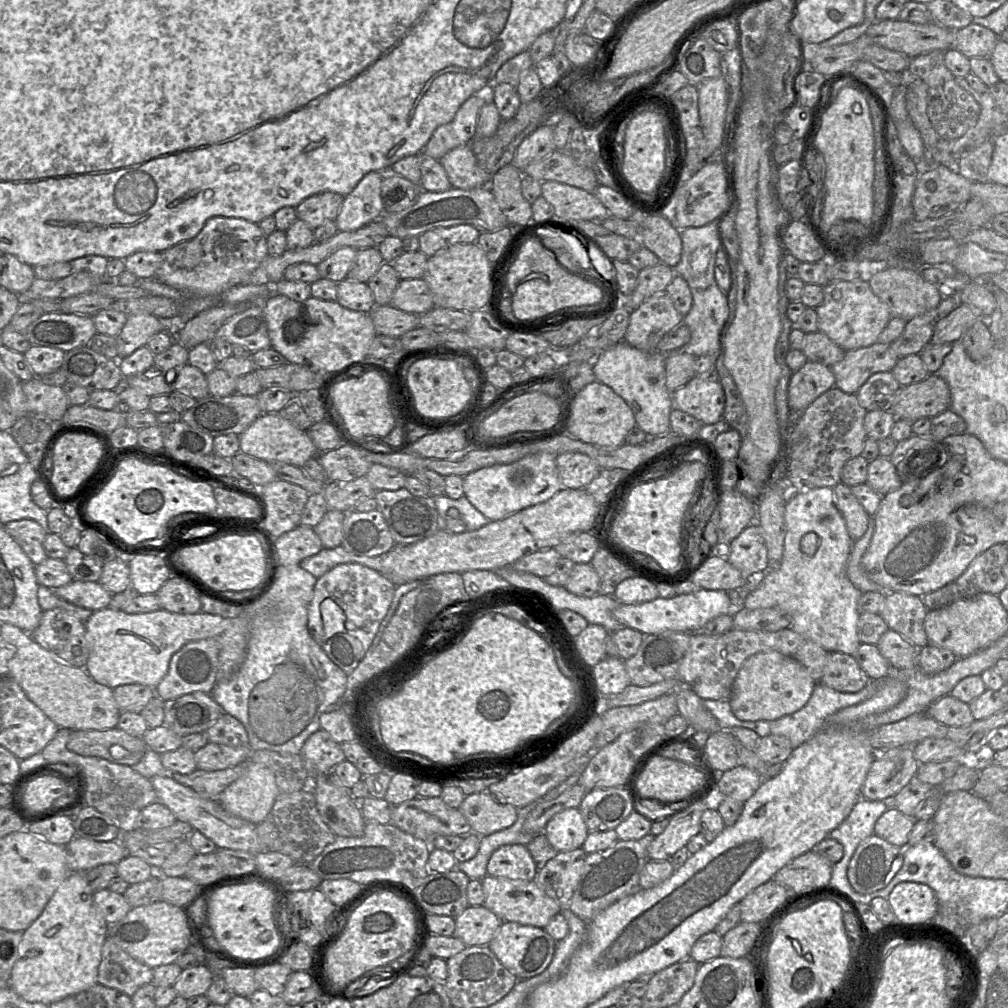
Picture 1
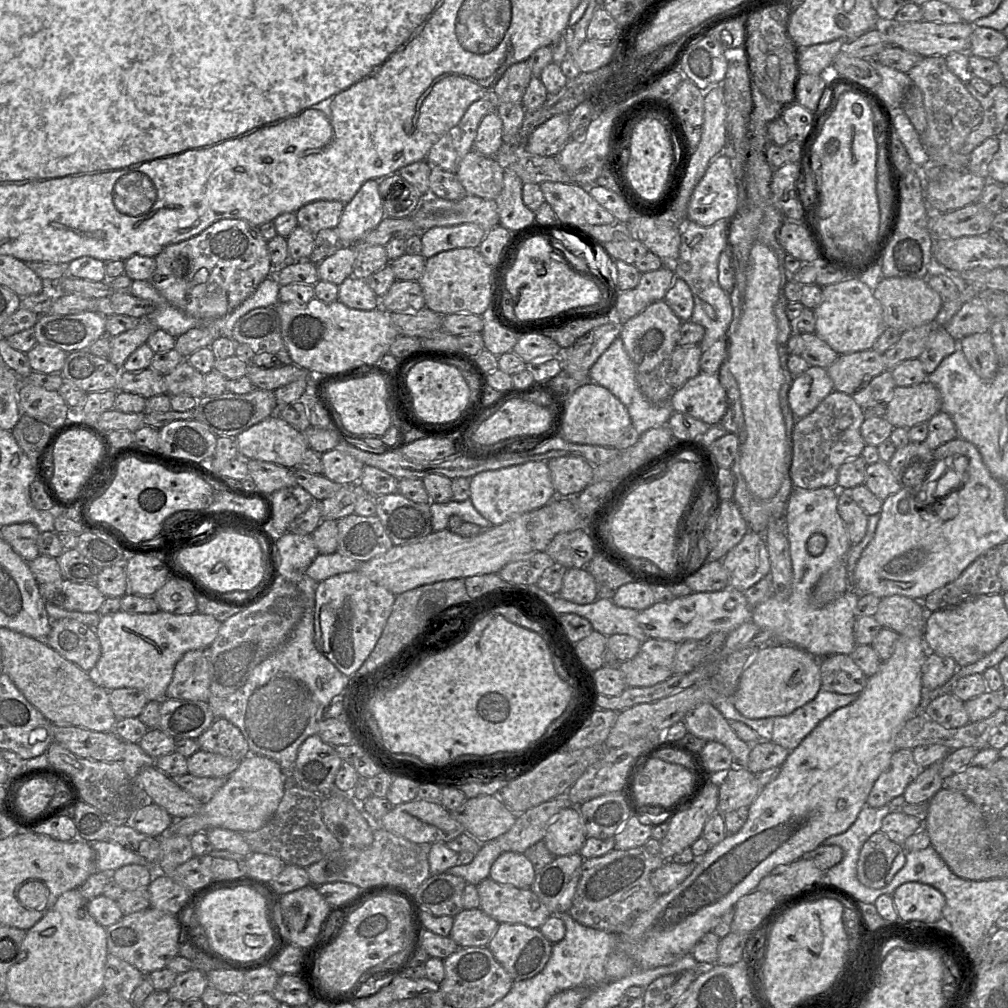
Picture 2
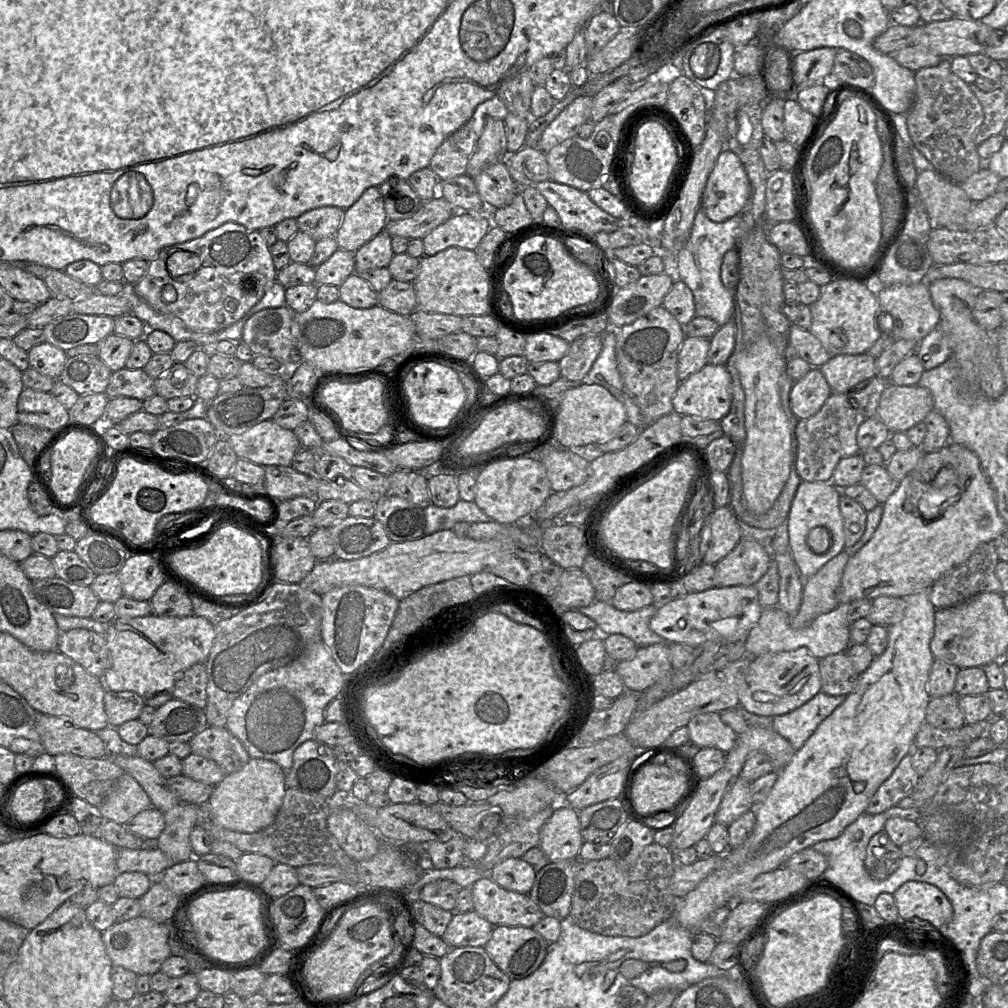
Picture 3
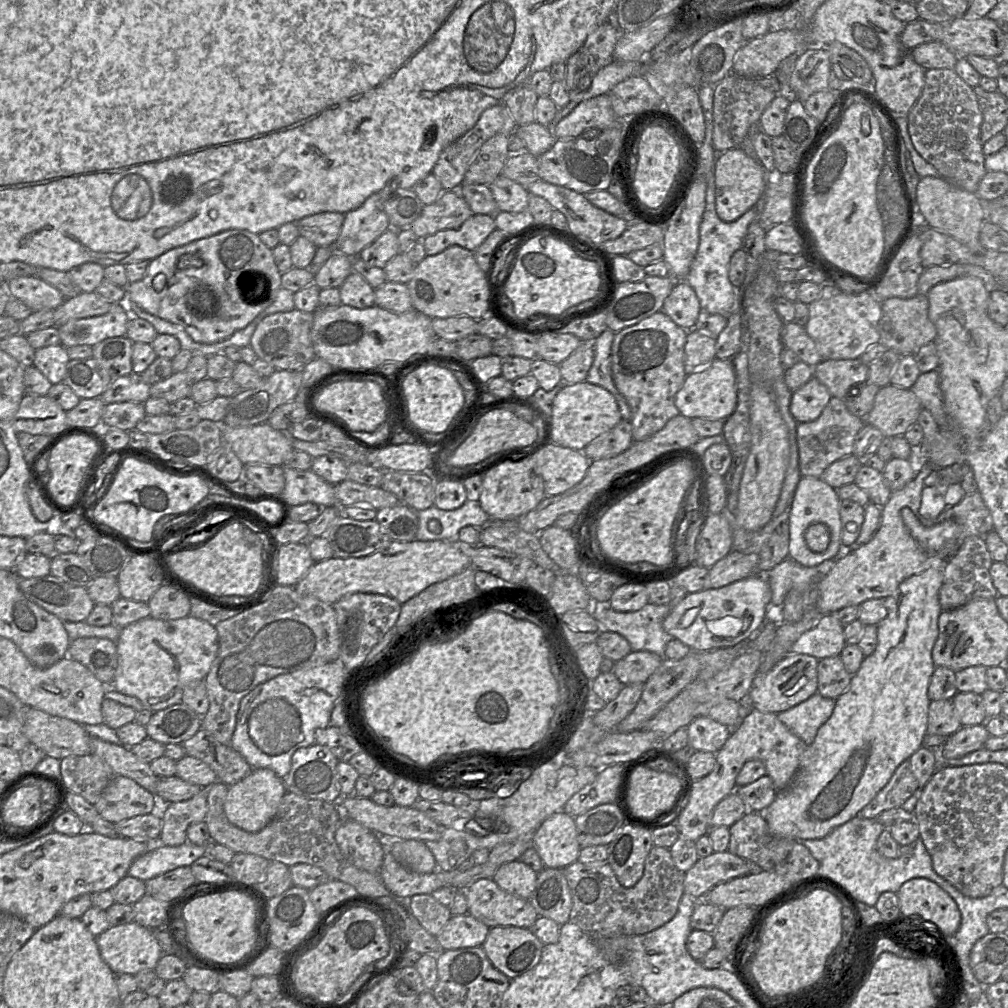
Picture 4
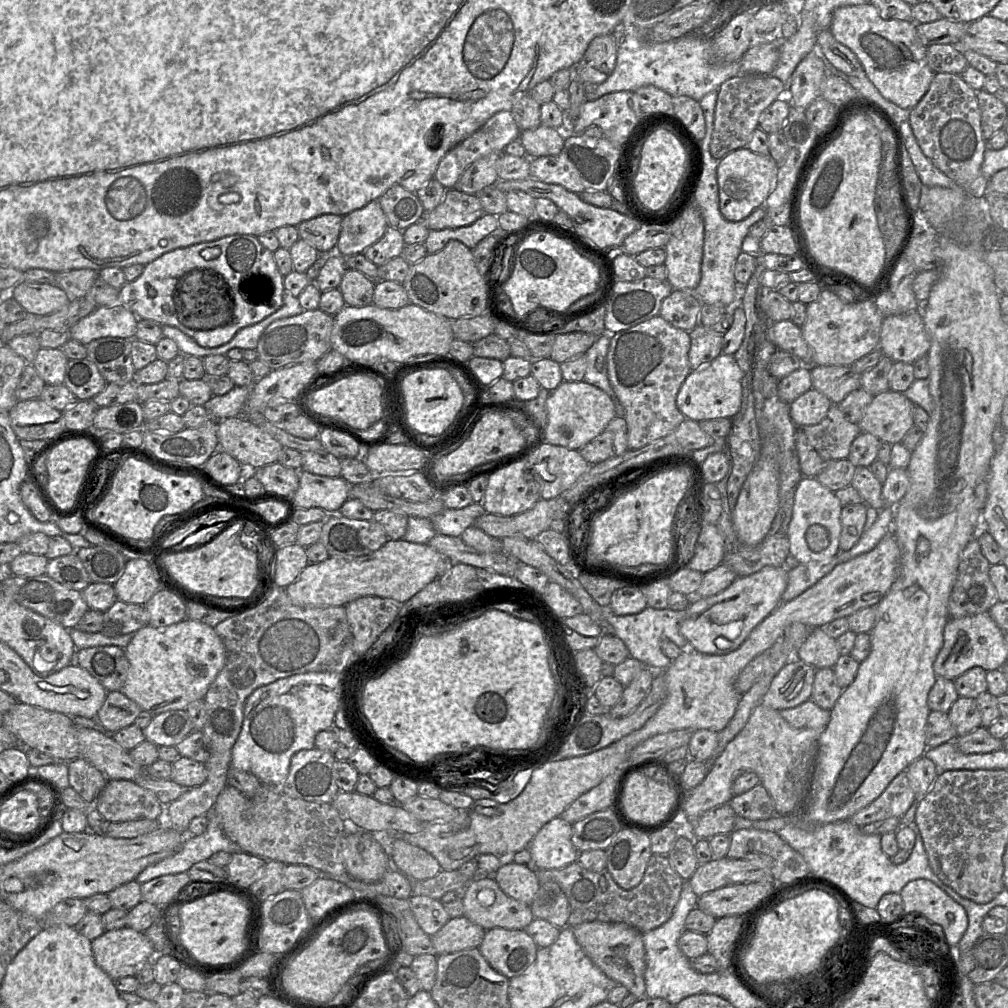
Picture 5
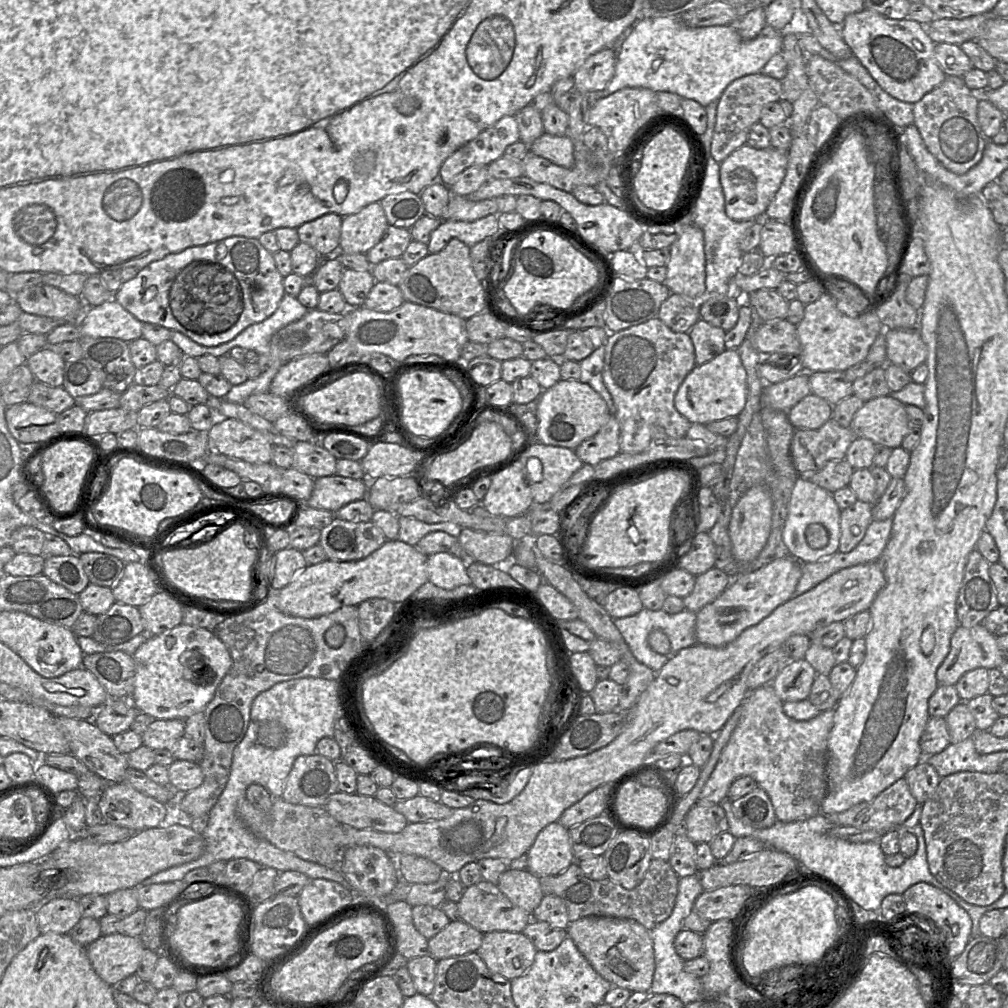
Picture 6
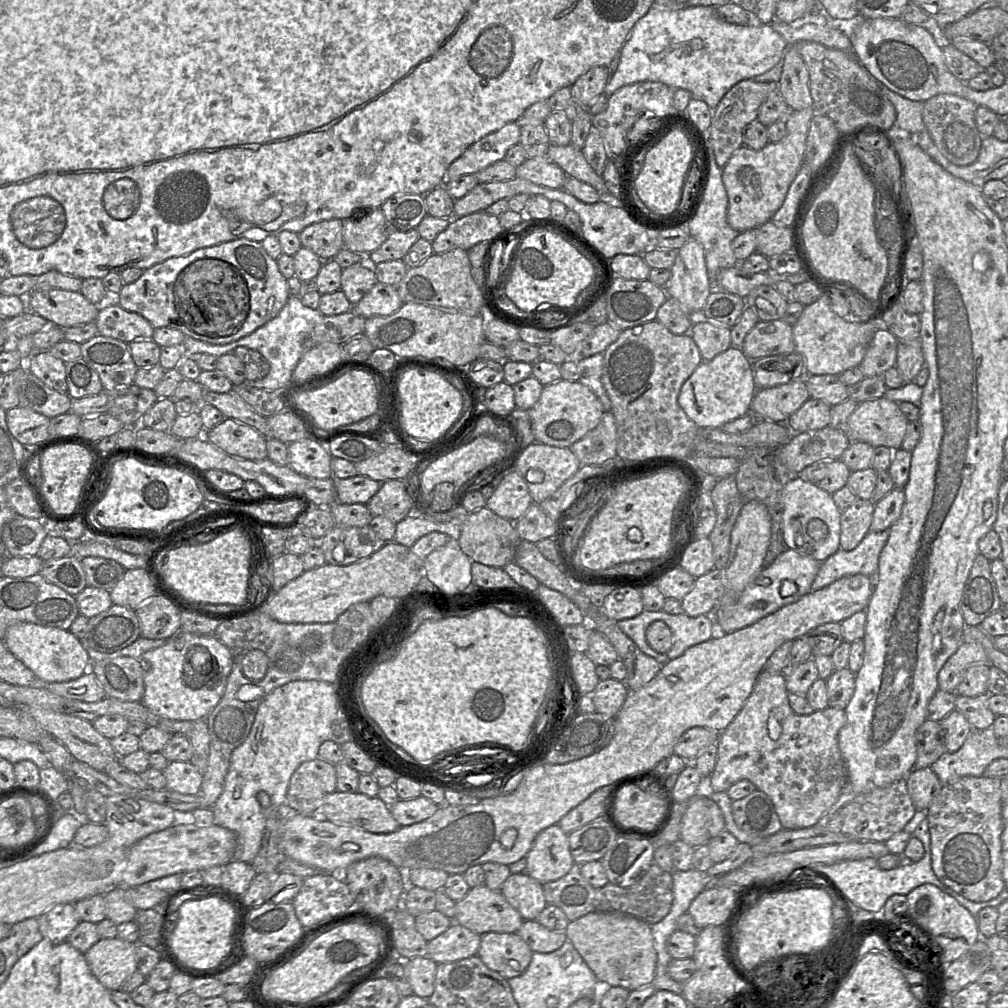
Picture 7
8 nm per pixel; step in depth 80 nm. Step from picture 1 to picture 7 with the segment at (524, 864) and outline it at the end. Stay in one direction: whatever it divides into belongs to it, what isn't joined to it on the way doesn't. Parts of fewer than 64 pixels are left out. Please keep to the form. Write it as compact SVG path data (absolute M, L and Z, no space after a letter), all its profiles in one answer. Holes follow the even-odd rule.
M526 873L510 874L502 884L500 892L524 920L537 920L548 905L543 885Z

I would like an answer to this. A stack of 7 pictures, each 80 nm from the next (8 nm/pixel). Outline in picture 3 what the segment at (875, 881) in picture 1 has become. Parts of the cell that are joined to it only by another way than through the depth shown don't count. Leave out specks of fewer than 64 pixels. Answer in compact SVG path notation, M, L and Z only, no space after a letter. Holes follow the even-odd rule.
M882 830L869 841L864 865L872 879L882 881L898 868L902 857L901 848Z

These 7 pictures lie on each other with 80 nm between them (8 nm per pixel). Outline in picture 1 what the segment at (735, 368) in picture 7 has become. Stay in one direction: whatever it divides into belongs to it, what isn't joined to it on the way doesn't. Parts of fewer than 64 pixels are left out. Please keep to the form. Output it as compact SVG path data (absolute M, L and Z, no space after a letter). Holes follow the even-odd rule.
M714 373L713 376L696 375L673 392L673 402L676 408L706 425L715 424L723 418L726 398Z

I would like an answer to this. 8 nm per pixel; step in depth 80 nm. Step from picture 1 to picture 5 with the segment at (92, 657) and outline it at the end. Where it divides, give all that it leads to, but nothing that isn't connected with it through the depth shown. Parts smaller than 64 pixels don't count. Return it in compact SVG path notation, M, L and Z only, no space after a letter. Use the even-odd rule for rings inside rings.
M190 619L163 627L146 625L134 633L124 651L129 662L129 670L121 691L152 716L169 710L186 710L190 702L204 699L209 686L223 668L226 660L224 644L215 629L205 623Z

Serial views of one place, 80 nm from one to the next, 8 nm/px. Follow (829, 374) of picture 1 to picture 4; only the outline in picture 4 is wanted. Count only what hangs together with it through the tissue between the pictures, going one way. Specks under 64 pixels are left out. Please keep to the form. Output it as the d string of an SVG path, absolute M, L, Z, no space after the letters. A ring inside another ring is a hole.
M812 377L792 393L790 413L798 423L812 422L821 415L831 397L826 386Z

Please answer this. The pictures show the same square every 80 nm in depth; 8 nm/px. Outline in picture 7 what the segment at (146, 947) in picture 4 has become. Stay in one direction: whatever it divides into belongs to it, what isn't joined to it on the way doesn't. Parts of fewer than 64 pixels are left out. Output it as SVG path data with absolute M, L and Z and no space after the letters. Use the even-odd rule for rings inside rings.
M118 937L101 938L84 956L97 980L109 991L121 991L121 985L137 970L136 943L126 942Z

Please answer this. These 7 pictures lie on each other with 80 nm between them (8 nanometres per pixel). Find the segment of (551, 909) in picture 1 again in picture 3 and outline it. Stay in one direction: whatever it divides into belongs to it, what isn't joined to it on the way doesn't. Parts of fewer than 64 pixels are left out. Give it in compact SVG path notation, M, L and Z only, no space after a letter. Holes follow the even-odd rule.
M490 876L479 879L470 888L474 911L494 926L532 928L545 916L529 894L507 890Z

